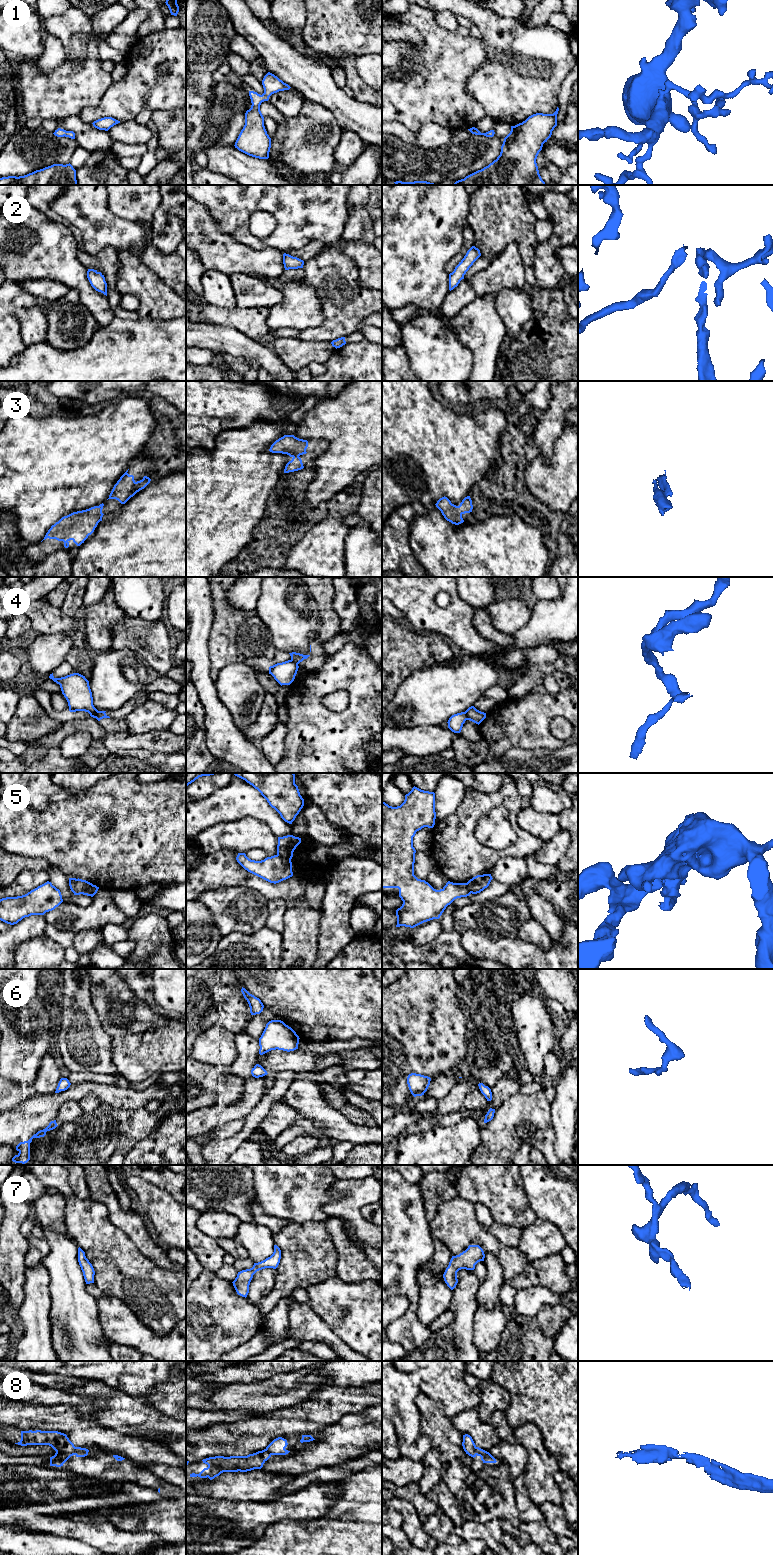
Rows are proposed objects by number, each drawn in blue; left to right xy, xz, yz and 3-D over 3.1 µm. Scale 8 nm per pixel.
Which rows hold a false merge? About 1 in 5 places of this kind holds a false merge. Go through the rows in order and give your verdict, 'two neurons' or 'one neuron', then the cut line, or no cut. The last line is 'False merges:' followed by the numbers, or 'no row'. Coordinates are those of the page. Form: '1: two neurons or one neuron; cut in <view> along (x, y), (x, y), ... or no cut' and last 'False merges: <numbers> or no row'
1: one neuron; no cut
2: one neuron; no cut
3: one neuron; no cut
4: two neurons; cut in yz along (465, 711), (468, 719)
5: two neurons; cut in xz along (277, 854), (290, 860)
6: one neuron; no cut
7: one neuron; no cut
8: one neuron; no cut
False merges: 4, 5

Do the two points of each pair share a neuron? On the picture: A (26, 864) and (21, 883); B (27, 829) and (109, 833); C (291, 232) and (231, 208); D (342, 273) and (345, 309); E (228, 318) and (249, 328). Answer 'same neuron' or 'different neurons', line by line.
A: different neurons
B: same neuron
C: same neuron
D: same neuron
E: same neuron

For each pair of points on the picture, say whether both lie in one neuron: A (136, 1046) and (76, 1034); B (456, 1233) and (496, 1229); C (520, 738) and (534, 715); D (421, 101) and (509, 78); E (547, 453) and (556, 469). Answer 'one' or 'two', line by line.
A: two
B: two
C: one
D: two
E: two

